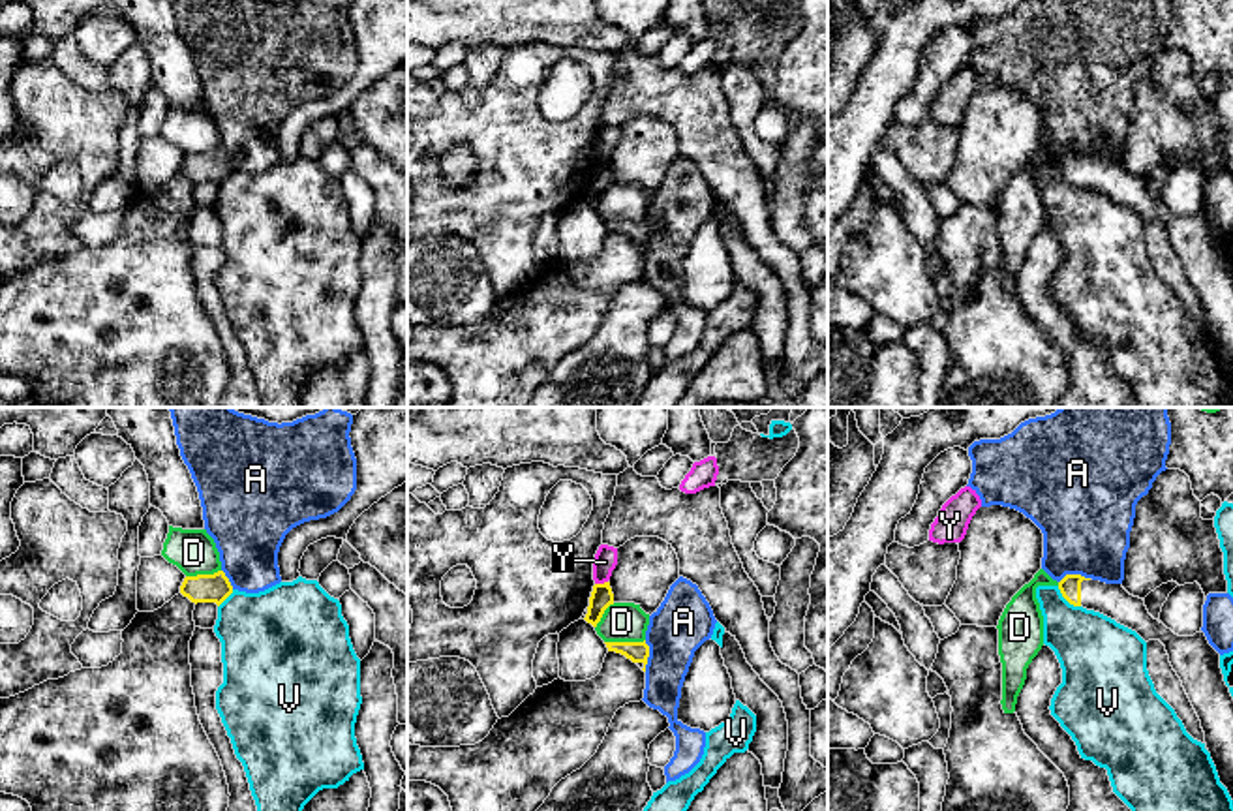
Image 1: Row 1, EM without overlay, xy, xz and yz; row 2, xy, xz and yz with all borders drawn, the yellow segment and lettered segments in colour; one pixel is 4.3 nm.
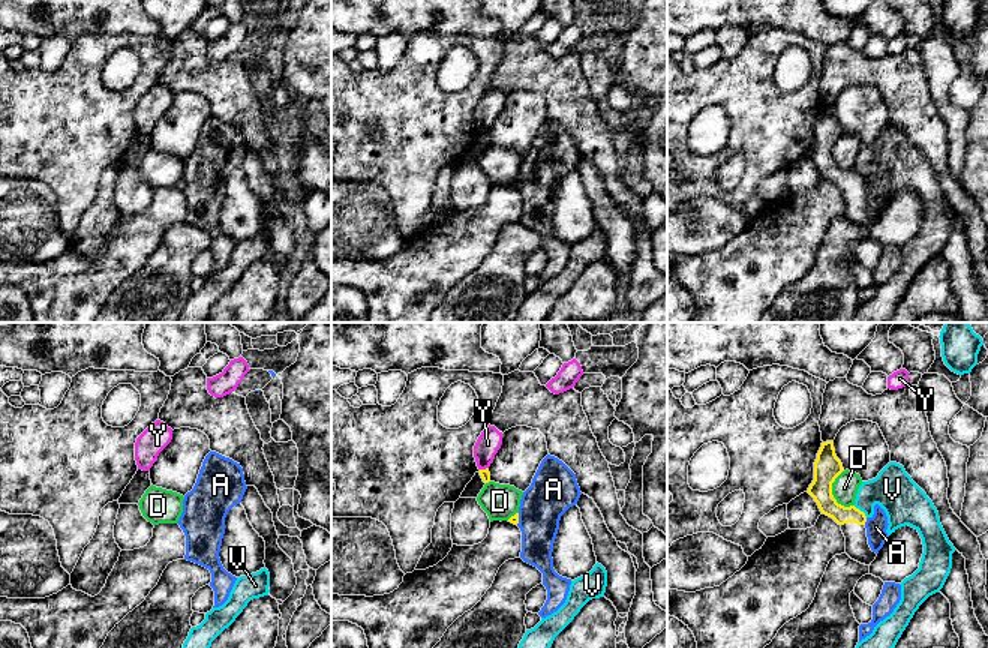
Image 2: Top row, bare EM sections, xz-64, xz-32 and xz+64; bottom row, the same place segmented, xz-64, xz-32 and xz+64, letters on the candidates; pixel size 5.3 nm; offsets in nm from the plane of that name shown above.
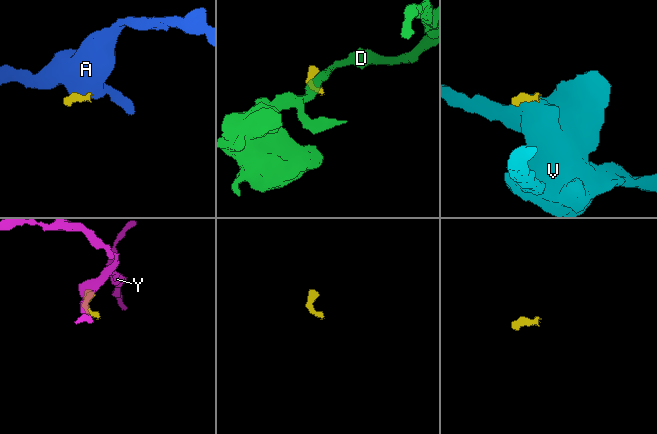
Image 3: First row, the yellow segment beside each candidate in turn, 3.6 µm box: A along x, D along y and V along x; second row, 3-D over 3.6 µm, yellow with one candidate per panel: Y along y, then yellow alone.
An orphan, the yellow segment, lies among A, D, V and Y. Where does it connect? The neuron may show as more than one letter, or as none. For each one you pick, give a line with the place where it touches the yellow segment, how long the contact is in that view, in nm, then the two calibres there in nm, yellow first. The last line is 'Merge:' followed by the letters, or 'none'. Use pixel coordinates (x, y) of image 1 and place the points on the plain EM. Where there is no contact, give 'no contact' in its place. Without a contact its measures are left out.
Merge: none

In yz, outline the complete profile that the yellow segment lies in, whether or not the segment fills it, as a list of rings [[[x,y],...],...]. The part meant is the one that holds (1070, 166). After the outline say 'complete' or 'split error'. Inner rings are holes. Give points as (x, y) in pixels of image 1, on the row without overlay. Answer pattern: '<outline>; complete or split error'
[[[1066,154],[1058,169],[1070,184],[1100,191],[1135,210],[1145,222],[1160,220],[1165,225],[1169,242],[1201,300],[1220,362],[1233,379],[1233,276],[1224,261],[1220,233],[1209,223],[1205,212],[1175,214],[1154,199],[1145,180],[1130,175],[1122,163]]]; split error

